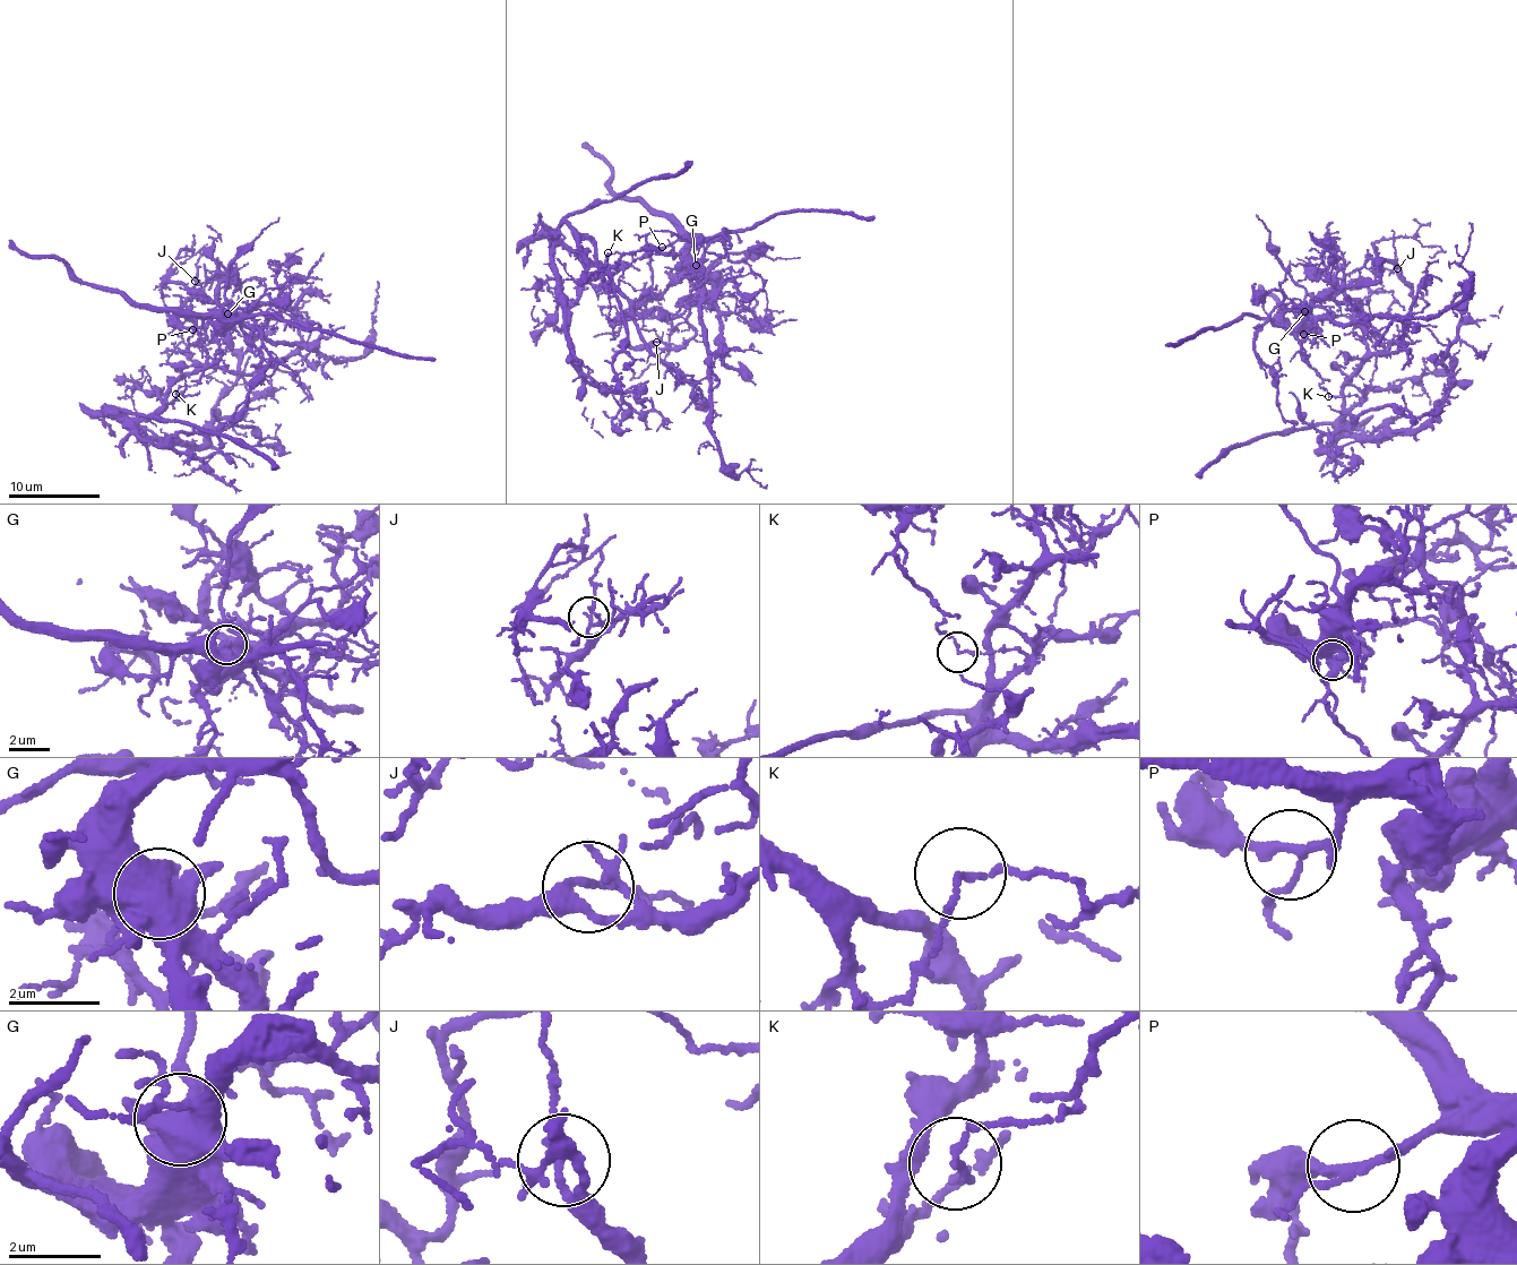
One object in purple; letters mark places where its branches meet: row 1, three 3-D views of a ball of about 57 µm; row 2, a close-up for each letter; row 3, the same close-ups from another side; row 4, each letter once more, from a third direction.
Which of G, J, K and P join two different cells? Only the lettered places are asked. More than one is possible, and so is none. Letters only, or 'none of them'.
K

